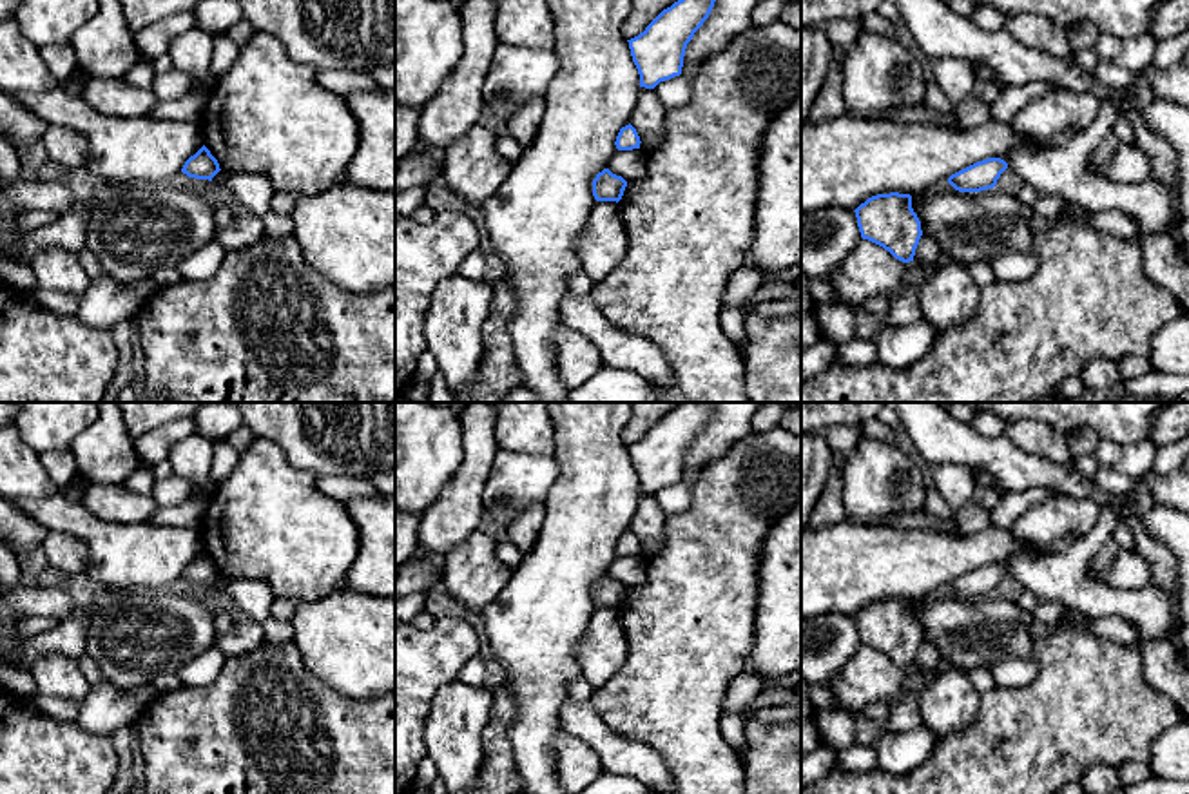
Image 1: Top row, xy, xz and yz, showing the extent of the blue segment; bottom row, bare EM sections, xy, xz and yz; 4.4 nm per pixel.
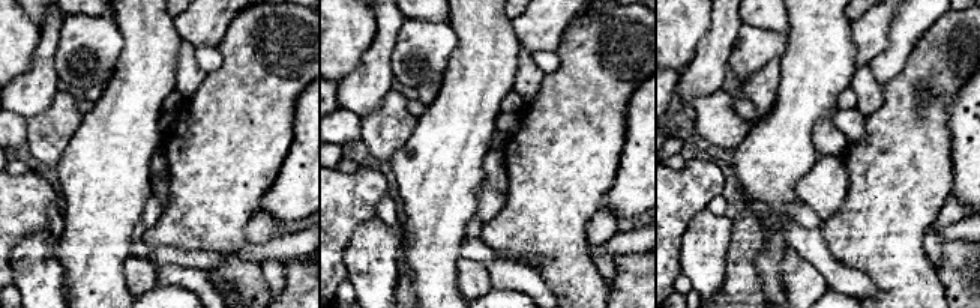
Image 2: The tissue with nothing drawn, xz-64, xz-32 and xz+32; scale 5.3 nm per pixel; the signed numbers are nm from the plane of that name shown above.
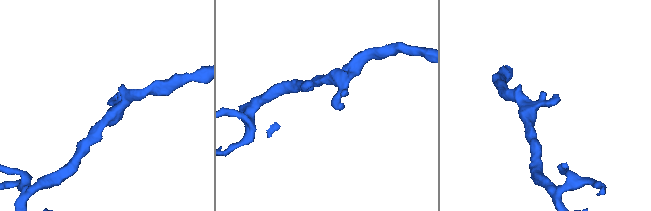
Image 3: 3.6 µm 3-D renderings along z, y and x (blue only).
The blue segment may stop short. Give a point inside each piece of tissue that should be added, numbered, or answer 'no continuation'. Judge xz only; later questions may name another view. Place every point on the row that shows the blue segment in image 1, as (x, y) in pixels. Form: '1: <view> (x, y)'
no continuation

